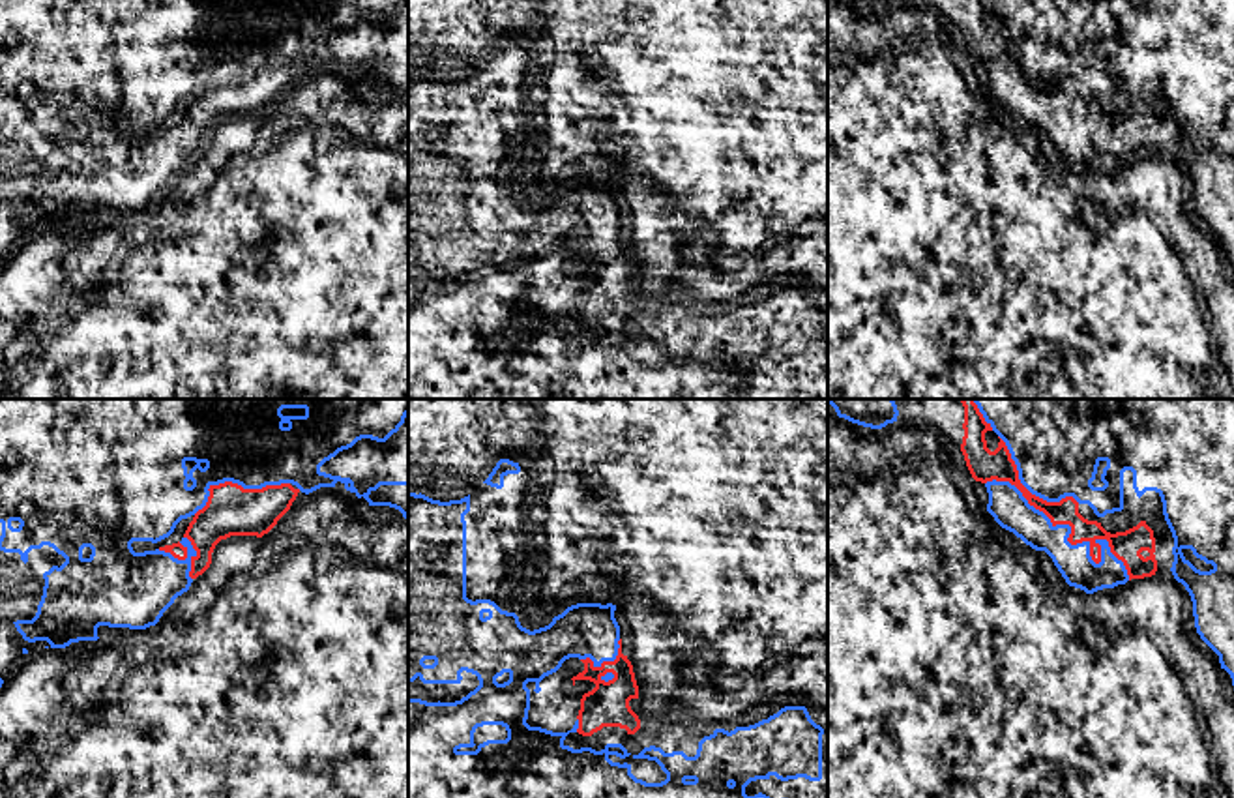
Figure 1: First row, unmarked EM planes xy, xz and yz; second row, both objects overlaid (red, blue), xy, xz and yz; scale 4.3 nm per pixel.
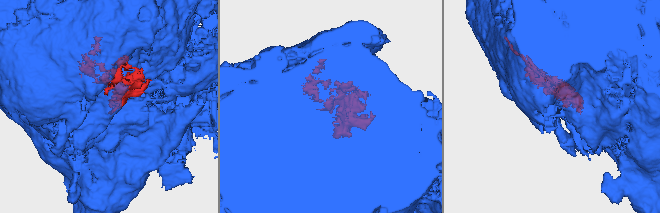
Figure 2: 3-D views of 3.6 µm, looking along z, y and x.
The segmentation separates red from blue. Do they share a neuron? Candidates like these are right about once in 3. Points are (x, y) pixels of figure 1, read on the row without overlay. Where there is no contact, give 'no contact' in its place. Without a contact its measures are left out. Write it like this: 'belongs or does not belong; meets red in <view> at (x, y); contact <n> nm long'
belongs; meets red in yz at (1073, 124); contact 750 nm long

